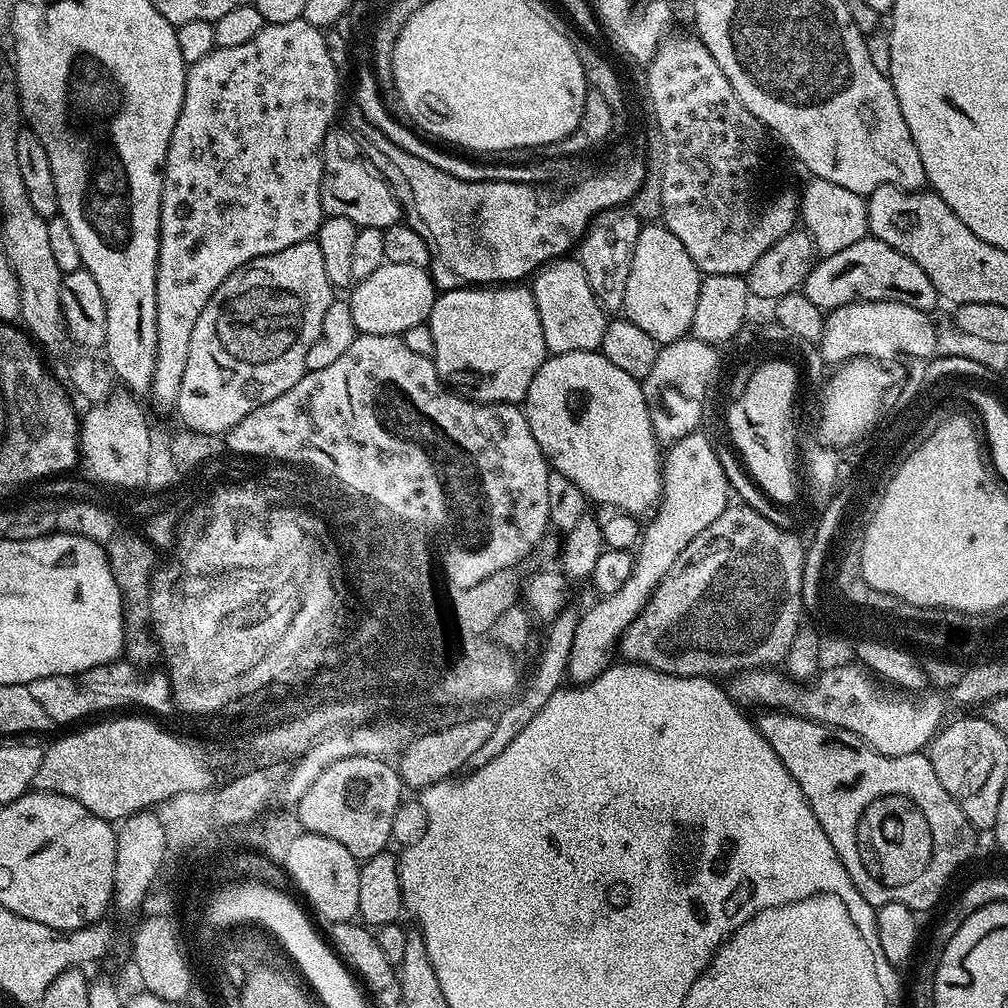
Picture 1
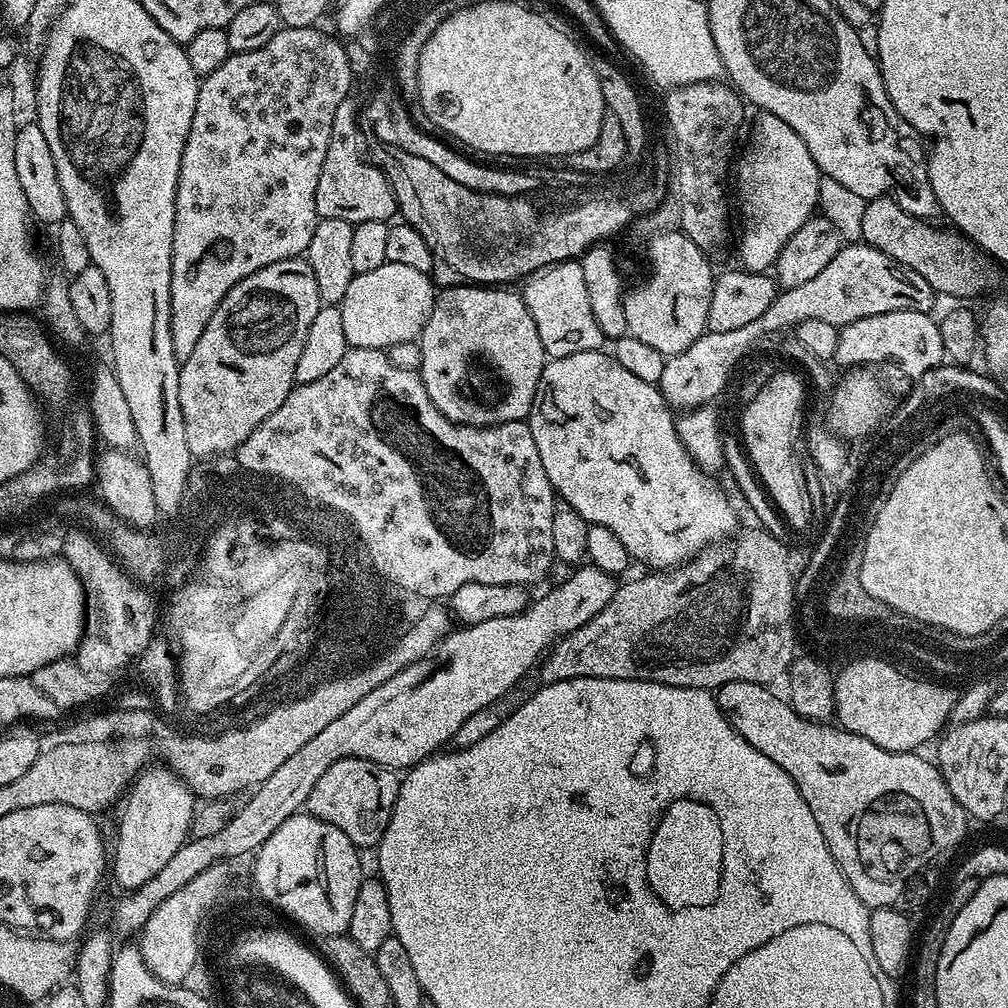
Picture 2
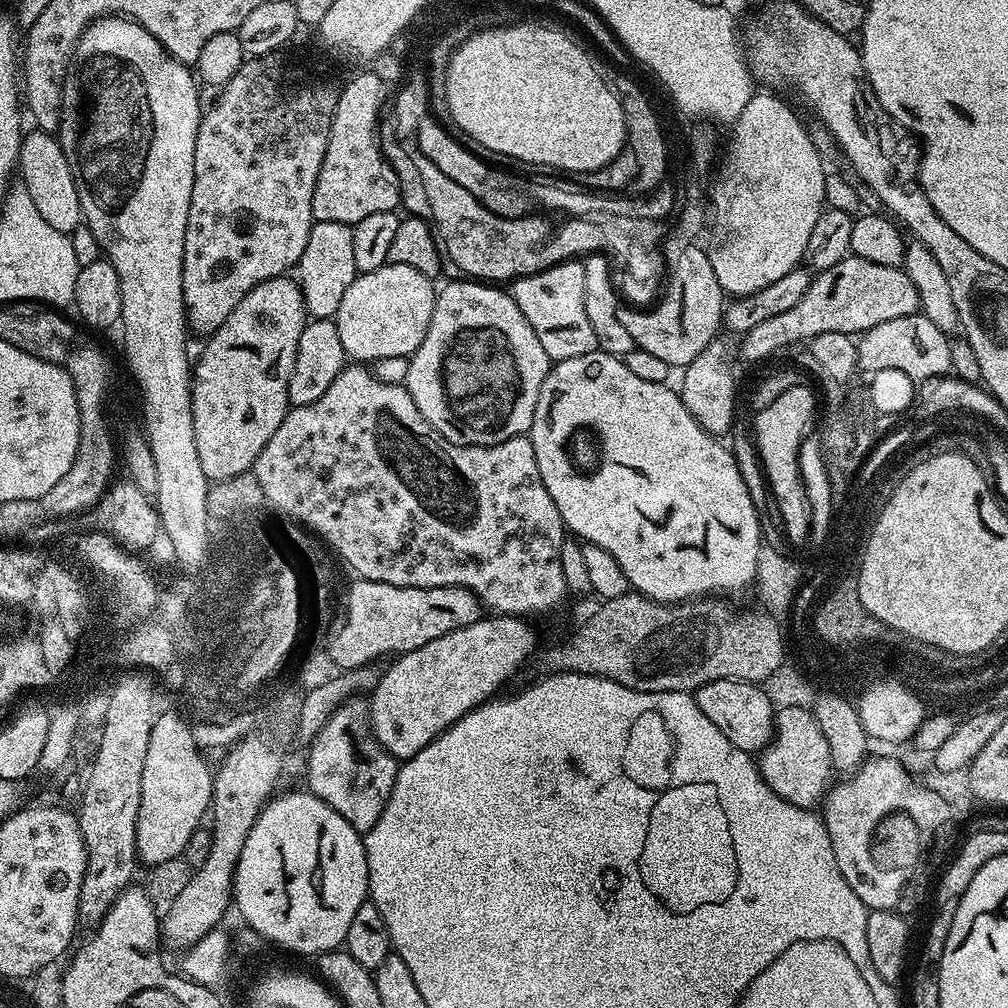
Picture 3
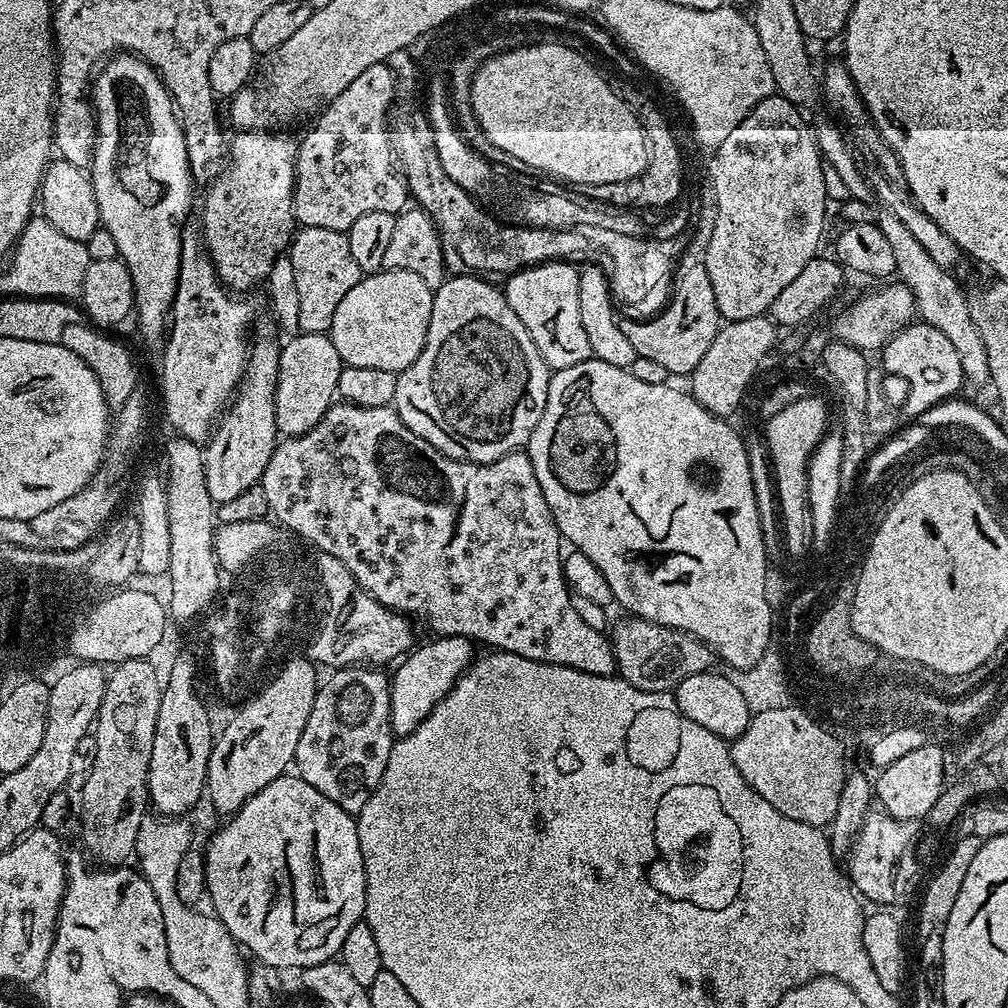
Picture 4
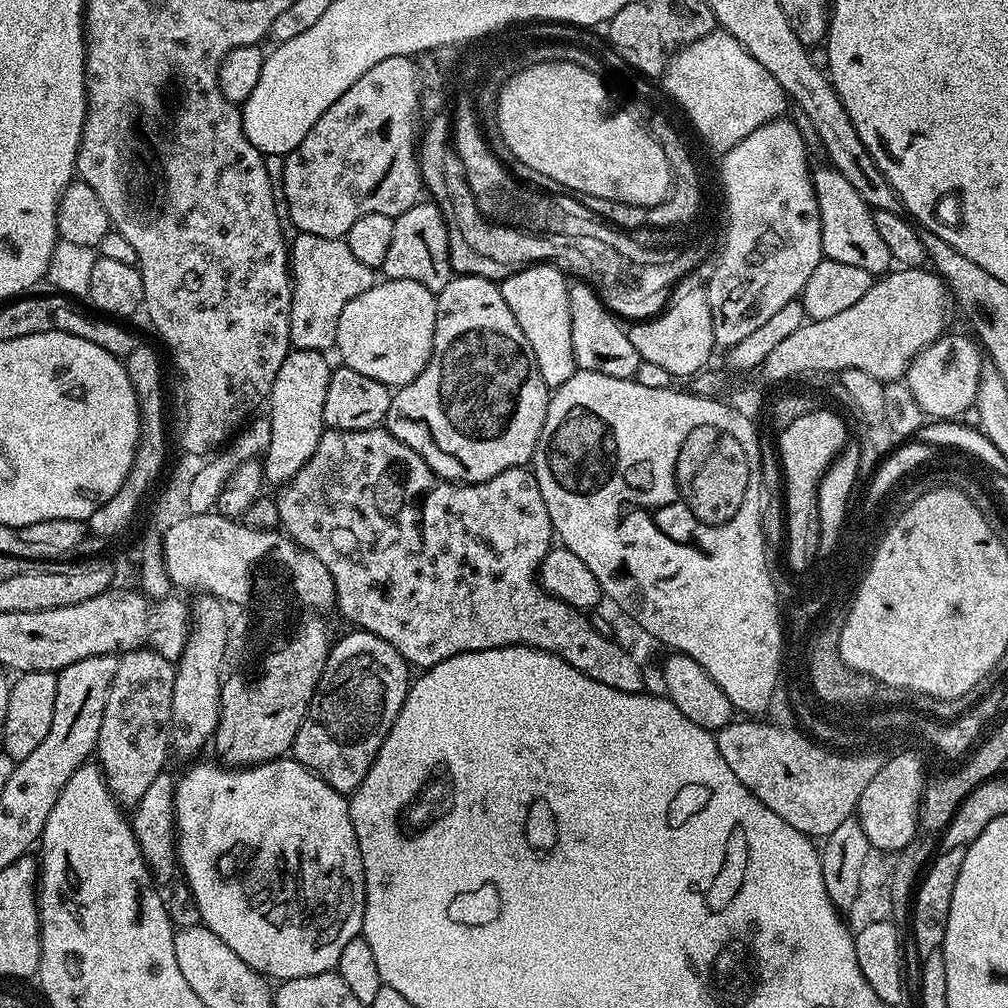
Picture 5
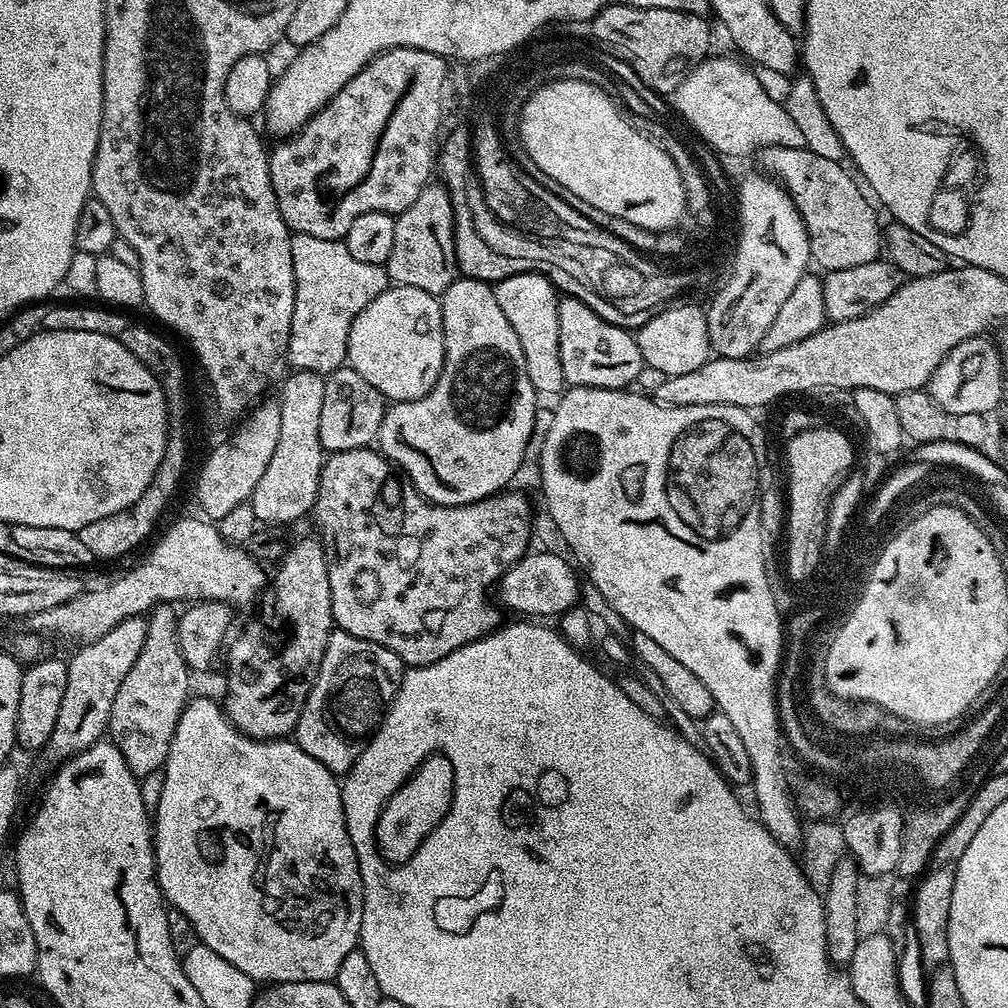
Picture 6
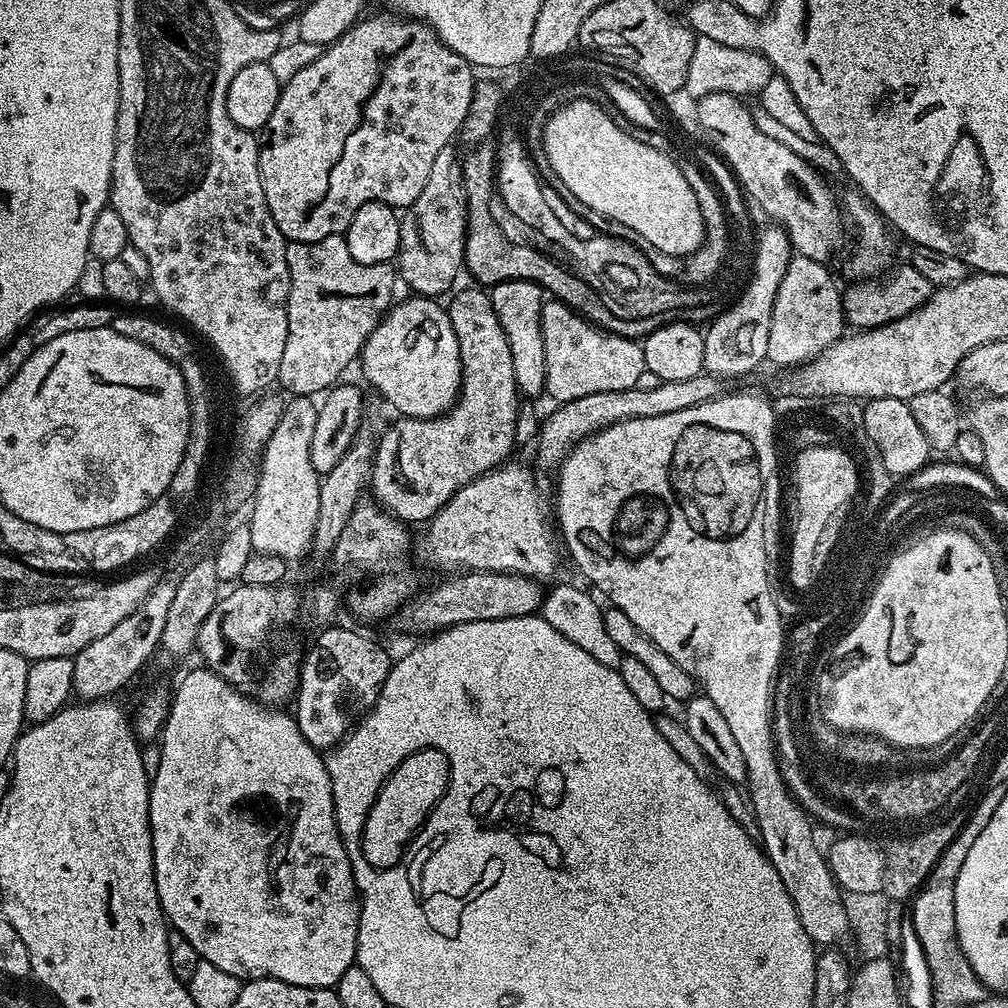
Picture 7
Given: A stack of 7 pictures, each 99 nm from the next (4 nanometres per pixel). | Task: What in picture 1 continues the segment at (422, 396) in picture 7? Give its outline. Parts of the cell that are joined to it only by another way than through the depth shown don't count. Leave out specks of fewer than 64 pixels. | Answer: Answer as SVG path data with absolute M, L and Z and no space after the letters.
M385 262L381 268L374 270L374 274L370 274L370 278L359 281L350 295L357 333L399 336L410 330L410 326L425 323L438 295L438 288L432 285L428 274L428 268Z

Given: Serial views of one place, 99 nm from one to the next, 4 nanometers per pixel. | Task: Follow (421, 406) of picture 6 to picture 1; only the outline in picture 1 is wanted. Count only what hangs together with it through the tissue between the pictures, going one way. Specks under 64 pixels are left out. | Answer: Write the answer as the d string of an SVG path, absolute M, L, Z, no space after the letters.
M460 286L453 292L441 291L437 295L427 324L434 334L434 354L440 380L457 396L476 404L519 405L534 382L534 374L549 355L542 334L542 322L538 318L538 306L528 286Z

